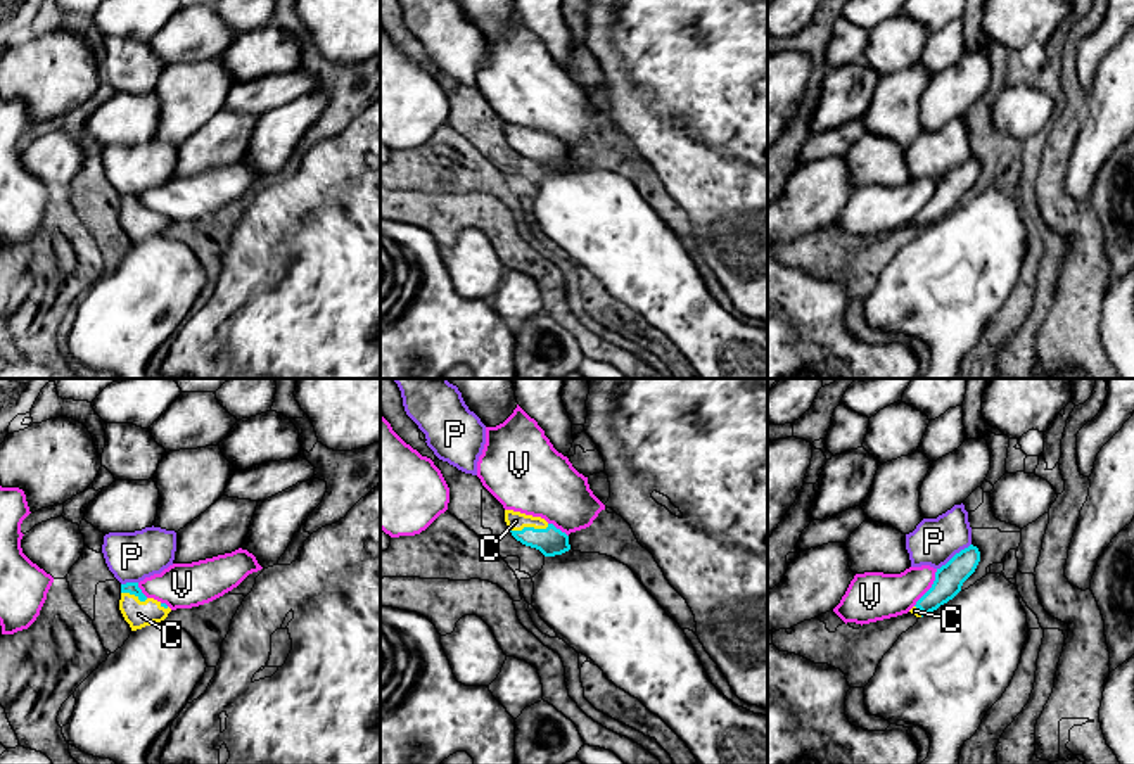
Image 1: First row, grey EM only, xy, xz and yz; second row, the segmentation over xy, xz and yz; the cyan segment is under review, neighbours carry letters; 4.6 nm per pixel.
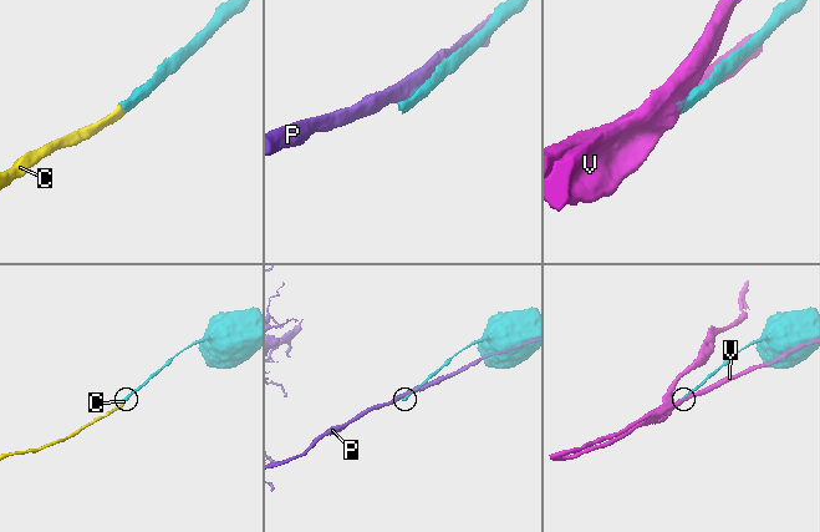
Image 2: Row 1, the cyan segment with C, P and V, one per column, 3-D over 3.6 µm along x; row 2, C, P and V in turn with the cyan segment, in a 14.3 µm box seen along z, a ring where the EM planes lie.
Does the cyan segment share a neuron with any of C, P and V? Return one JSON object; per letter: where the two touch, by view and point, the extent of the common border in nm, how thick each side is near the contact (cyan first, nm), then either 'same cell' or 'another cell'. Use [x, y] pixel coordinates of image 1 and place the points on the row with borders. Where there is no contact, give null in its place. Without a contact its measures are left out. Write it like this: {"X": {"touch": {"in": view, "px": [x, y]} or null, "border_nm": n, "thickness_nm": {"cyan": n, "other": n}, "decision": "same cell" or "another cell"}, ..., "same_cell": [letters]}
{"C": {"touch": {"in": "xz", "px": [529, 528]}, "border_nm": 190, "thickness_nm": {"cyan": 140, "other": 90}, "decision": "same cell"}, "P": {"touch": {"in": "yz", "px": [955, 555]}, "border_nm": 200, "thickness_nm": {"cyan": 140, "other": 220}, "decision": "another cell"}, "V": {"touch": {"in": "yz", "px": [930, 588]}, "border_nm": 200, "thickness_nm": {"cyan": 140, "other": 220}, "decision": "another cell"}, "same_cell": ["C"]}

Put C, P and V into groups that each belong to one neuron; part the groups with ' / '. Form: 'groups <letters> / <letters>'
groups C / P / V

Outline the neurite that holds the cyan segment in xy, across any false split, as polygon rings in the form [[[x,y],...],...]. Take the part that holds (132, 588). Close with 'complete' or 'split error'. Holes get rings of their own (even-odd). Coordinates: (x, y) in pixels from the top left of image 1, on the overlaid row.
[[[138,583],[121,584],[119,610],[131,631],[142,629],[154,622],[162,622],[171,608],[154,598],[147,598]]]; split error

